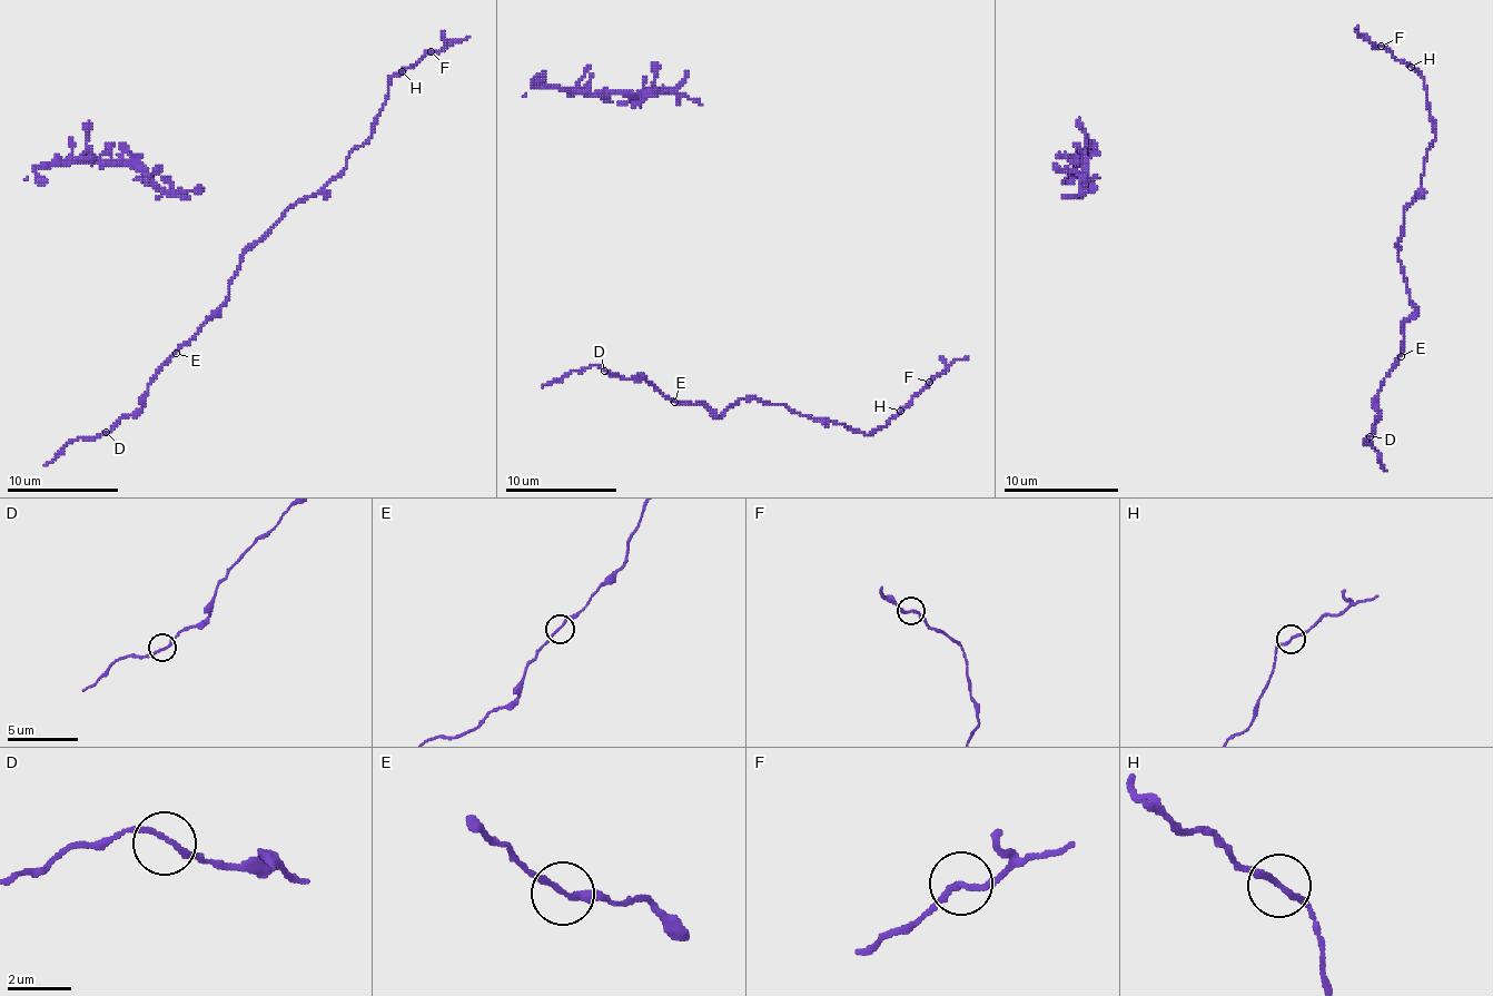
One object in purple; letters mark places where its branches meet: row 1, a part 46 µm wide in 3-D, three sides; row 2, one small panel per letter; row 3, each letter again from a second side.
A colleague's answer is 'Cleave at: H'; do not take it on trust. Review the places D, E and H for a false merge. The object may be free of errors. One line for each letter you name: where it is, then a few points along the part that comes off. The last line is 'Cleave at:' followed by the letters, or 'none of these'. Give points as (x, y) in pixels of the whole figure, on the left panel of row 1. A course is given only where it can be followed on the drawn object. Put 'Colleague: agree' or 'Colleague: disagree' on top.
Colleague: agree
H: Place: (402, 71). Course of the part to remove: (402, 70), (470, 37)
Cleave at: H

